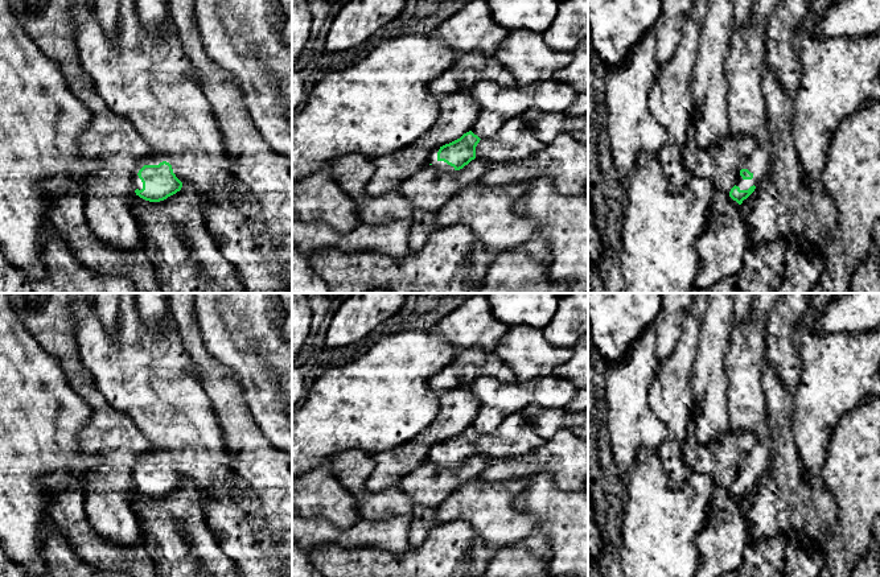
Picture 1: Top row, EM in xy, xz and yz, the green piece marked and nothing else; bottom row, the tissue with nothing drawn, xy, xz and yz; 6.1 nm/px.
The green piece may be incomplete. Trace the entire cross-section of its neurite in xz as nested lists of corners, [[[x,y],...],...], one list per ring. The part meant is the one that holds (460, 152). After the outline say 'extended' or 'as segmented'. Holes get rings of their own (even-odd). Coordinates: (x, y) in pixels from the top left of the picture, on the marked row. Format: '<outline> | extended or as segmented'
[[[515,116],[507,120],[490,139],[480,139],[472,131],[460,139],[432,149],[428,164],[436,170],[460,170],[472,160],[480,158],[490,164],[525,158],[544,149],[529,125]]] | extended

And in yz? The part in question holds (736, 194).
[[[754,0],[749,21],[740,30],[733,32],[725,61],[731,133],[752,137],[756,141],[754,152],[745,161],[737,184],[729,191],[729,197],[739,205],[754,191],[769,169],[772,145],[761,78],[766,57],[766,26],[781,1]]] | extended

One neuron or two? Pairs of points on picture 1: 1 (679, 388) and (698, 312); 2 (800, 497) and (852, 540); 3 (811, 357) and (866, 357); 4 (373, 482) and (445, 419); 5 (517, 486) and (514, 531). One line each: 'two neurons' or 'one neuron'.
1: one neuron
2: two neurons
3: one neuron
4: one neuron
5: one neuron

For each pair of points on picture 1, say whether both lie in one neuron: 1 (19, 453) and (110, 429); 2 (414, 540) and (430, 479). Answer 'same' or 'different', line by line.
1: different
2: same

